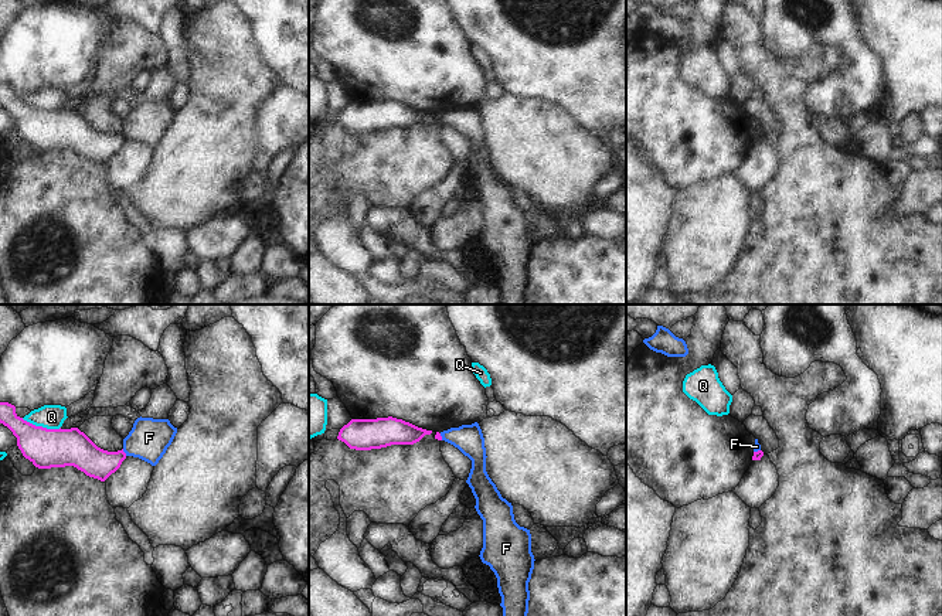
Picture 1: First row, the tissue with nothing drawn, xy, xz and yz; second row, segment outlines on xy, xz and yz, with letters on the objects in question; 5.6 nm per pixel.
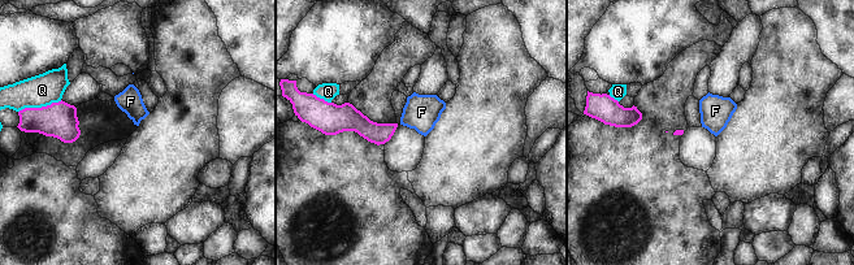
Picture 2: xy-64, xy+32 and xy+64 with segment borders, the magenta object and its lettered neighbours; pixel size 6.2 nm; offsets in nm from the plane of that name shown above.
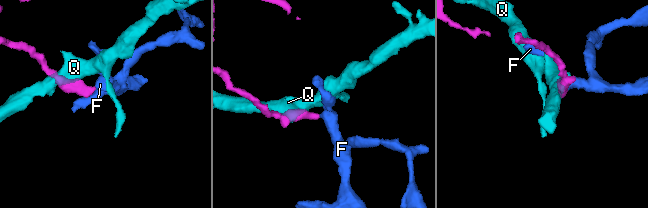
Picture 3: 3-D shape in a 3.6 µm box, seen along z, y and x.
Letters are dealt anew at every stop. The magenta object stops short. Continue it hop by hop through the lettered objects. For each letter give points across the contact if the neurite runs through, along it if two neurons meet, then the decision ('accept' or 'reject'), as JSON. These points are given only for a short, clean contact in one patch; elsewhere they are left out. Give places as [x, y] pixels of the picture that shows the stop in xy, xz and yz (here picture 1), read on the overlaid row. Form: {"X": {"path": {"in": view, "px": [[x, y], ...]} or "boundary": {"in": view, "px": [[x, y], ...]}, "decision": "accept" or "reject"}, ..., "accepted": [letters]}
{"F": {"boundary": {"in": "xy", "px": [[122, 449], [126, 455]]}, "decision": "reject"}, "Q": {"decision": "reject"}, "accepted": []}

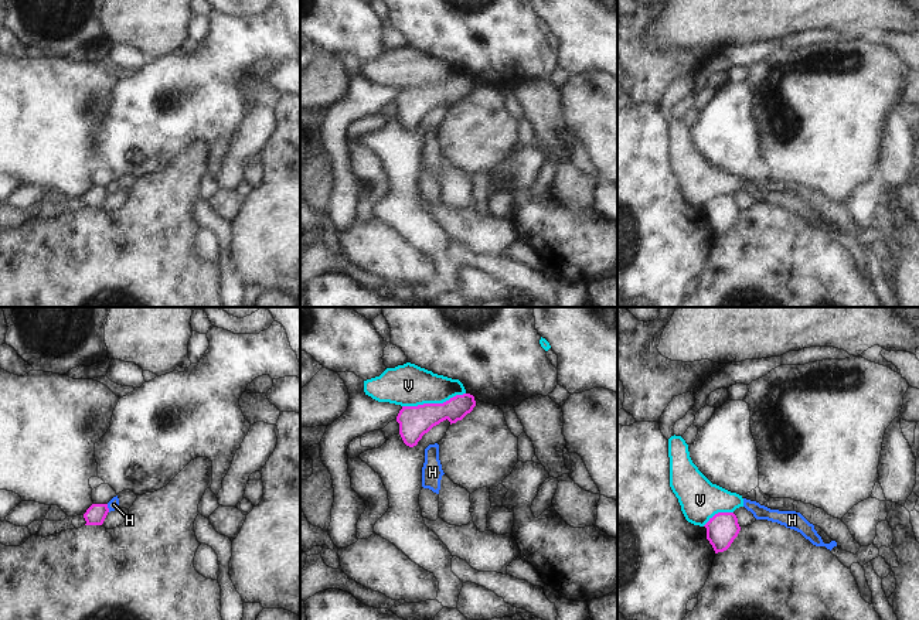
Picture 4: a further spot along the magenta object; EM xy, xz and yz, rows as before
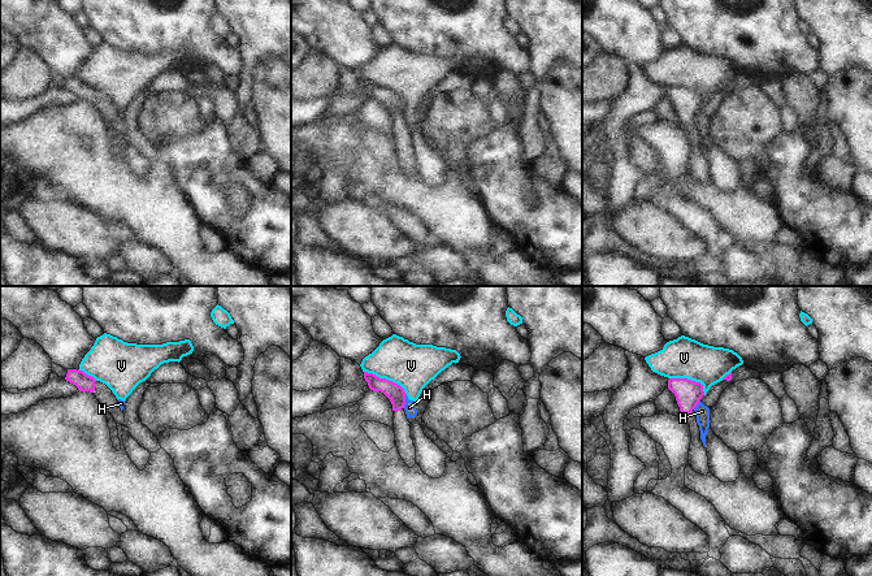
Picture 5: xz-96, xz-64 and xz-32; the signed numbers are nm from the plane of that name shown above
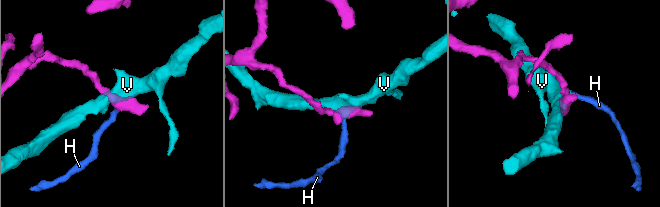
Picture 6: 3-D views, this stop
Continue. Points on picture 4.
{"H": {"boundary": {"in": "xy", "px": [[106, 504], [109, 511]]}, "decision": "reject"}, "V": {"decision": "reject"}, "accepted": []}

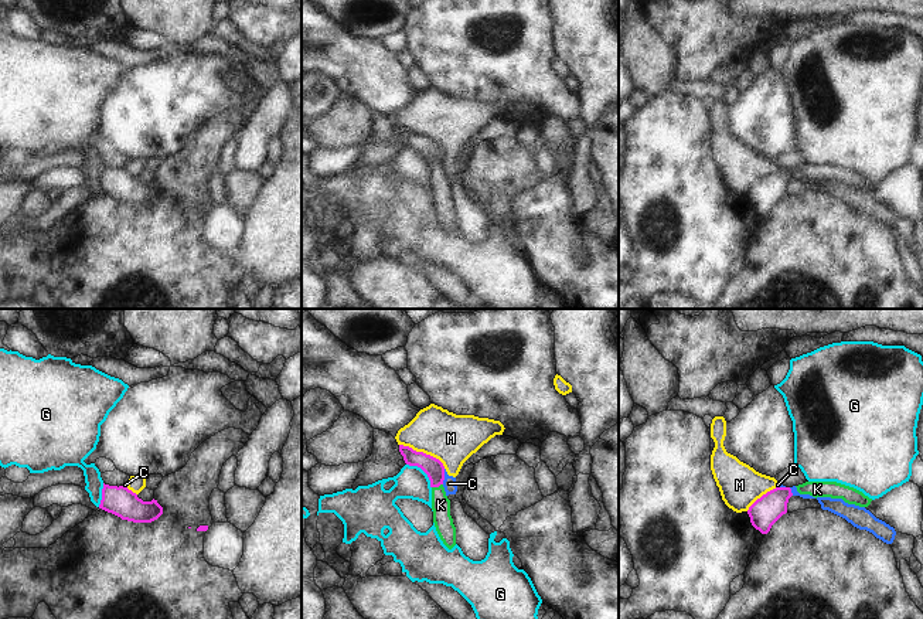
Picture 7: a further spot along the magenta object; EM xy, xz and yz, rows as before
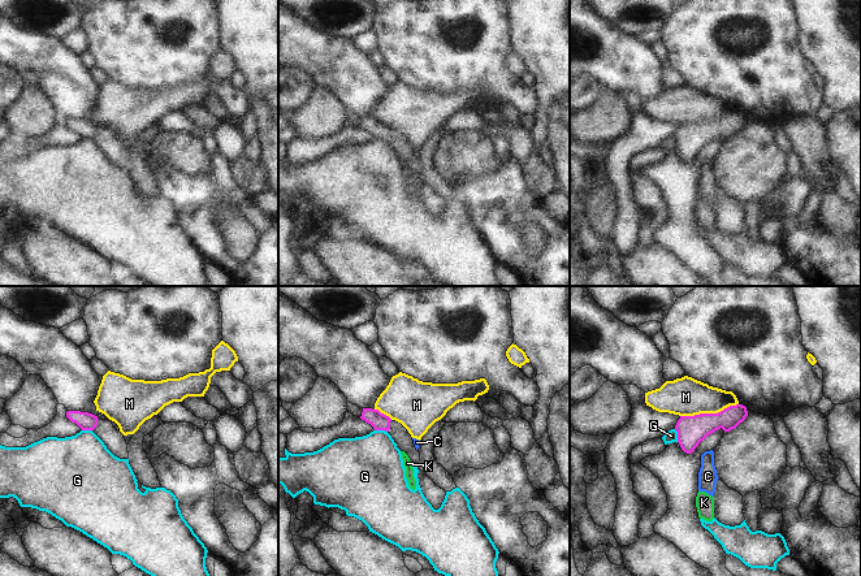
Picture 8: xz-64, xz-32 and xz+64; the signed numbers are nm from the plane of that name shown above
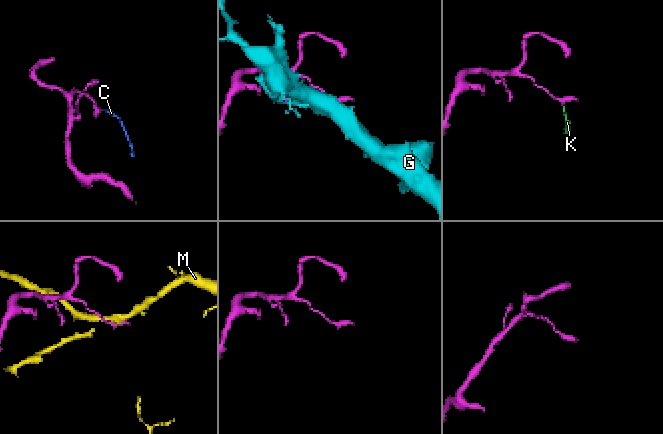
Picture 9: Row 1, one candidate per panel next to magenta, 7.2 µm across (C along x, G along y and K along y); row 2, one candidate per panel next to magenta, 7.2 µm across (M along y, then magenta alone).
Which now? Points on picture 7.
{"C": {"boundary": {"in": "xz", "px": [[445, 469], [442, 483]]}, "decision": "reject"}, "G": {"decision": "reject"}, "K": {"path": {"in": "xz", "px": [[433, 468], [436, 486], [440, 504]]}, "decision": "accept"}, "M": {"decision": "reject"}, "accepted": ["K"]}

